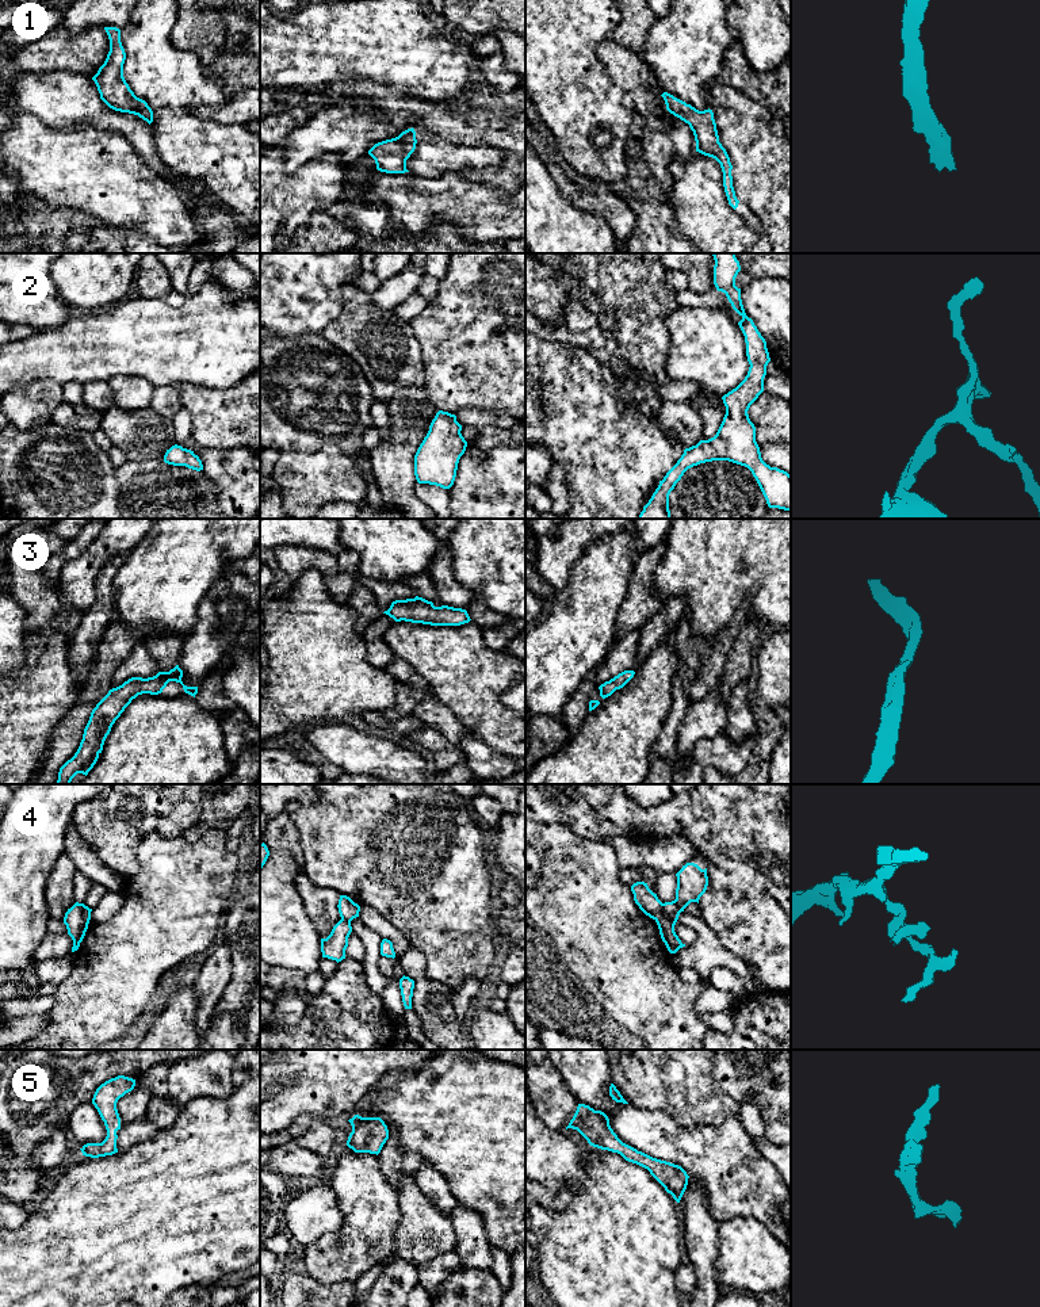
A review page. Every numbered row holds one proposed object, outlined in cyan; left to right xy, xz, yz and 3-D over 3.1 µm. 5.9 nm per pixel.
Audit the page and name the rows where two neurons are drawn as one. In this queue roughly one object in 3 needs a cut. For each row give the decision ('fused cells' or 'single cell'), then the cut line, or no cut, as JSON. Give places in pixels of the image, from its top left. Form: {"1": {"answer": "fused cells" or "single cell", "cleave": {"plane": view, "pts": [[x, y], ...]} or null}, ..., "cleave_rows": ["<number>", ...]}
{"1": {"answer": "single cell", "cleave": null}, "2": {"answer": "single cell", "cleave": null}, "3": {"answer": "single cell", "cleave": null}, "4": {"answer": "fused cells", "cleave": {"plane": "yz", "pts": [[662, 904], [662, 912], [656, 920]]}}, "5": {"answer": "single cell", "cleave": null}, "cleave_rows": ["4"]}

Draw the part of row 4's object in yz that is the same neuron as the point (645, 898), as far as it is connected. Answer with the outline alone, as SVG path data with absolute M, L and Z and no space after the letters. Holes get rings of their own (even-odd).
M636 882L631 886L631 891L634 894L634 901L639 906L639 909L653 920L657 920L662 914L662 902L658 899L657 894L654 894L647 883Z

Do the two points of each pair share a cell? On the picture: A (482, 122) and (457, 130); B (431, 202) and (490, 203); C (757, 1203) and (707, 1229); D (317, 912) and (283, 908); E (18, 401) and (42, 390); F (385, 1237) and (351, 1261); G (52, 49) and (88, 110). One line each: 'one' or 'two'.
A: one
B: one
C: two
D: two
E: one
F: one
G: two

